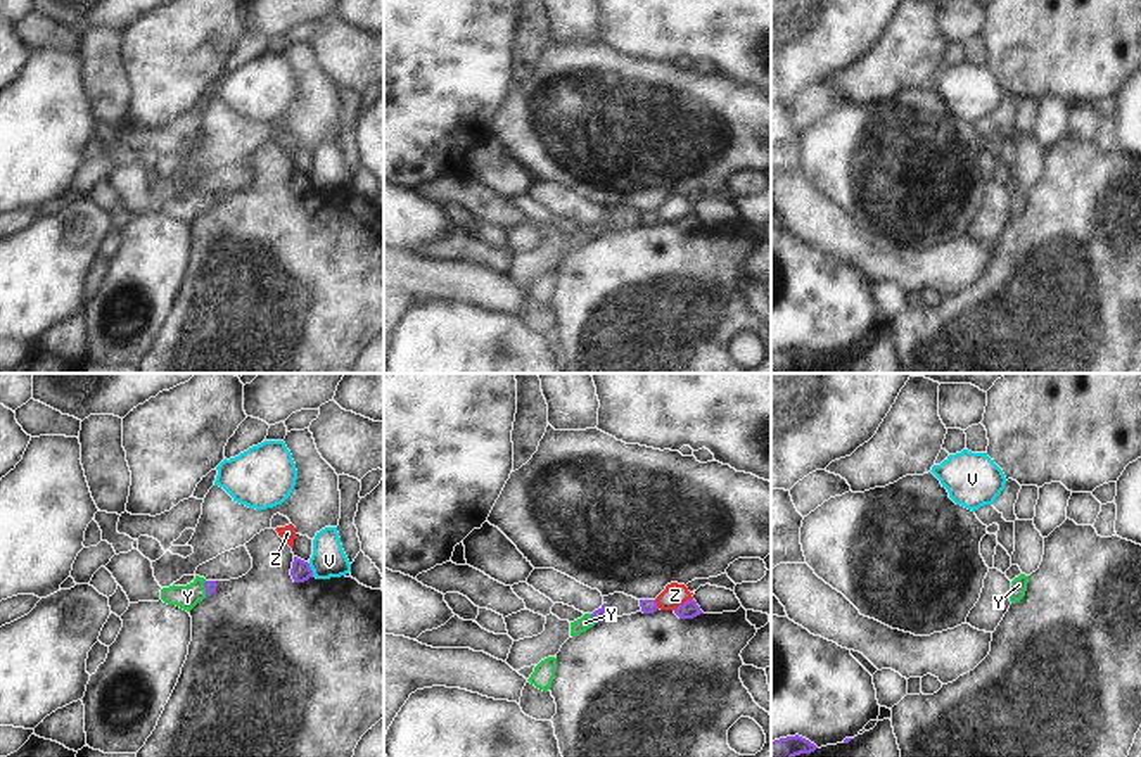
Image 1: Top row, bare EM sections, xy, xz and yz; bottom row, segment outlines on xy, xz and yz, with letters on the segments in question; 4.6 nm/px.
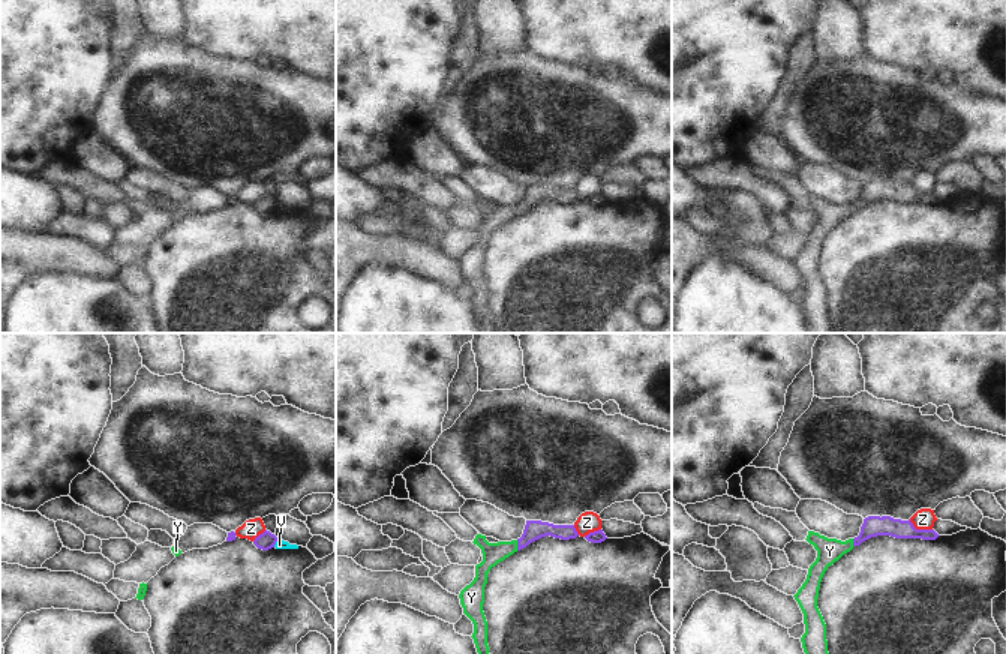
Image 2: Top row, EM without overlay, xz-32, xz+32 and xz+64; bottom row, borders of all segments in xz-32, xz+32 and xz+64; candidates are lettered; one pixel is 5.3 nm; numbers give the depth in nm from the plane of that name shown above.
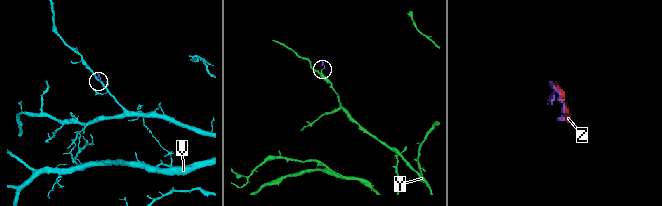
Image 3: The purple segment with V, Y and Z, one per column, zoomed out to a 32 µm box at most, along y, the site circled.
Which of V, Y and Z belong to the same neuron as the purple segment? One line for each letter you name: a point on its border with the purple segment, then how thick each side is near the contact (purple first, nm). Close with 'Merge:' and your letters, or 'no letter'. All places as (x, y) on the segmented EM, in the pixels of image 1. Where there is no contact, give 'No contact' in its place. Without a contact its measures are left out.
Y: Touches purple at xz (592, 619). Thickness 60 nm (purple) against 70 nm
Merge: Y

